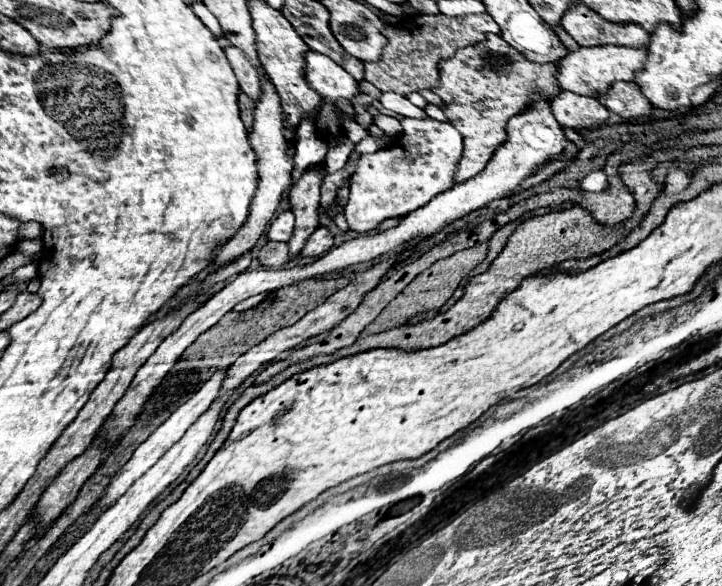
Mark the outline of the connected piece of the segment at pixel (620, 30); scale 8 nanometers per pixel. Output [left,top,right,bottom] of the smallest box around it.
[561,2,649,46]

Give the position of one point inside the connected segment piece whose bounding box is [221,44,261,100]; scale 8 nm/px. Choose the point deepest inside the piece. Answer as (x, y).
(246, 75)

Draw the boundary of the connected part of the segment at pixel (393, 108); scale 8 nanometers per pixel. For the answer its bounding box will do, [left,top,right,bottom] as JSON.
[379,92,425,118]

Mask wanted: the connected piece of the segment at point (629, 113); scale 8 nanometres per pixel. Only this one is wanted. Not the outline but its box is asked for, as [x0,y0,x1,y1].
[597,82,651,120]

